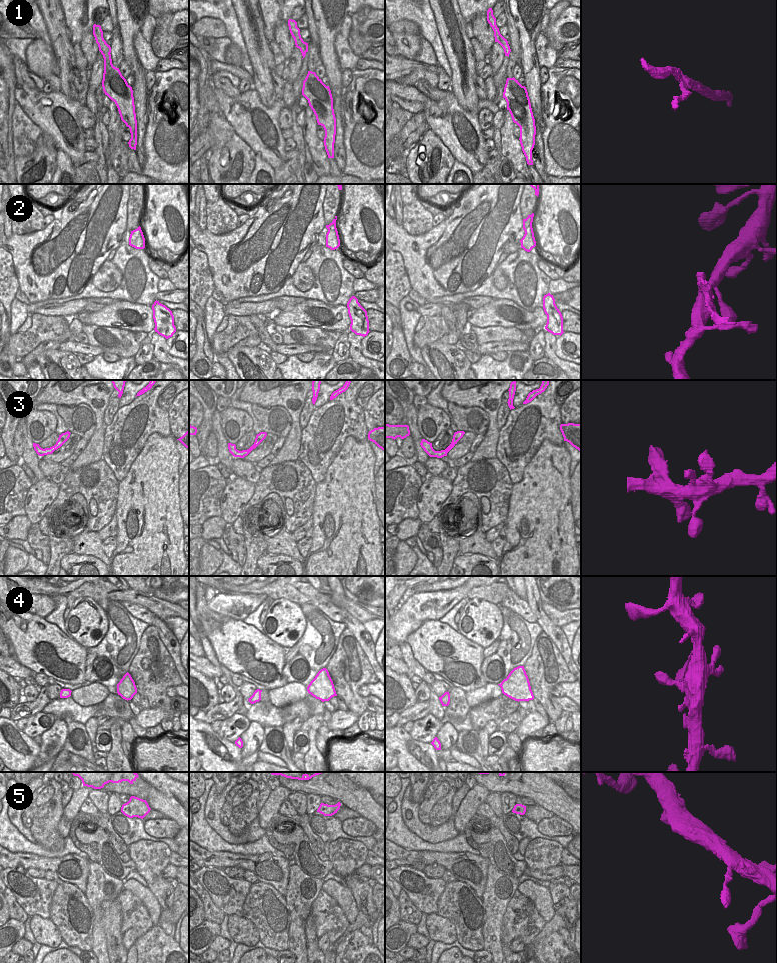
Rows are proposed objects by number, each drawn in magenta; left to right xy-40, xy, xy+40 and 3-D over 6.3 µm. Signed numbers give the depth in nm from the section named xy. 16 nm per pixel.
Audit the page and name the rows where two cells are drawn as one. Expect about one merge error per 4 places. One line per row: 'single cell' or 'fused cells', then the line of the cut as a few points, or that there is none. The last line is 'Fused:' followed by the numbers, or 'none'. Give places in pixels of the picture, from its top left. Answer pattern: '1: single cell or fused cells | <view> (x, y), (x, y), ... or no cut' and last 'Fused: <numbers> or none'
1: fused cells | xy+40 (492, 26), (495, 37), (500, 42)
2: fused cells | xy (335, 226), (327, 228)
3: single cell | no cut
4: single cell | no cut
5: single cell | no cut
Fused: 1, 2

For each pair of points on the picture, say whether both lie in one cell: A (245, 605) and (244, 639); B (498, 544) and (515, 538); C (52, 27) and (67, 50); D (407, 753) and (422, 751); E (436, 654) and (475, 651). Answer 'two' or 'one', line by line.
A: two
B: two
C: one
D: one
E: one

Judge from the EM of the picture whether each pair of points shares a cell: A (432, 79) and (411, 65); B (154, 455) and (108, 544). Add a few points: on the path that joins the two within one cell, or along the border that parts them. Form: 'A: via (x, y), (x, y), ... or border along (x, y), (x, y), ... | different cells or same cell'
A: border along (438, 74), (424, 69), (414, 69), (399, 79) | different cells
B: border along (116, 537), (116, 548), (110, 558) | different cells

